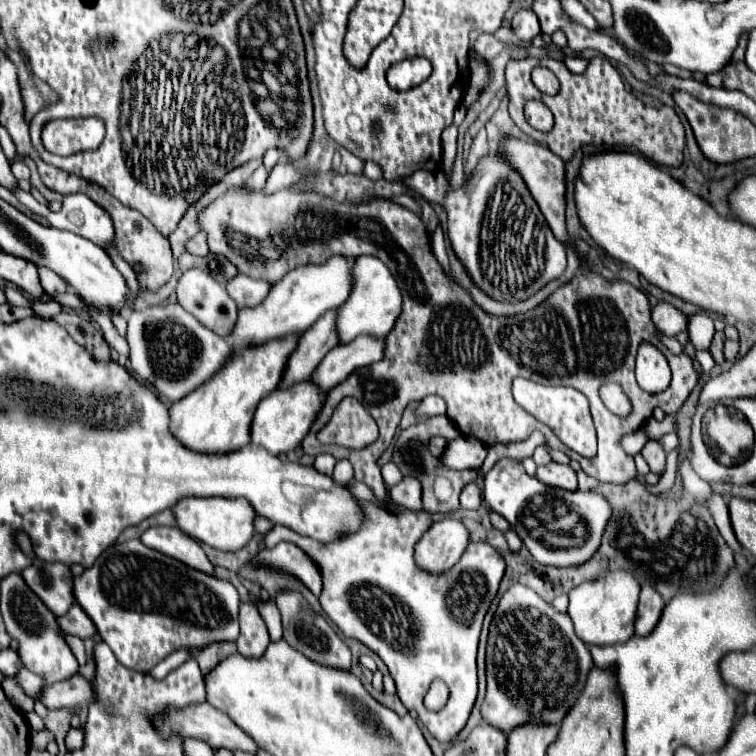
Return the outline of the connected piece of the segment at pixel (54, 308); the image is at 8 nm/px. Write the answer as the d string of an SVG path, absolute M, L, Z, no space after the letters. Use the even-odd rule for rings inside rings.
M33 300L31 310L33 310L37 316L41 316L41 318L53 318L55 314L59 314L59 312L62 311L62 305L54 300L48 300L47 302Z

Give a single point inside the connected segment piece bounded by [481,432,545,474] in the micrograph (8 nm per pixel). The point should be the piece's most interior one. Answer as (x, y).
(519, 450)

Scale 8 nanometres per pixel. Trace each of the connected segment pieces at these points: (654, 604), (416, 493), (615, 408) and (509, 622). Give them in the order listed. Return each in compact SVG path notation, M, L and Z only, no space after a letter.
M643 586L639 594L639 606L637 606L637 618L635 618L635 634L647 636L659 622L663 612L663 600L653 590L653 586Z
M403 476L403 480L391 488L391 498L395 506L407 510L421 510L421 480L413 476Z
M603 384L603 386L599 388L599 396L601 396L603 404L605 404L613 414L625 416L625 414L631 412L629 398L623 394L621 386L617 386L617 384Z
M513 584L497 606L489 628L485 660L487 694L481 718L505 734L523 724L561 724L593 668L591 654L577 640L571 618L545 604L533 590L521 584Z

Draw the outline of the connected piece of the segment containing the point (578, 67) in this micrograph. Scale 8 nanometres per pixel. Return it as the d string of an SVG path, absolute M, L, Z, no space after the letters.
M567 54L565 56L565 66L571 72L585 72L587 64L589 64L589 58L581 58L581 56L575 56L575 54Z

